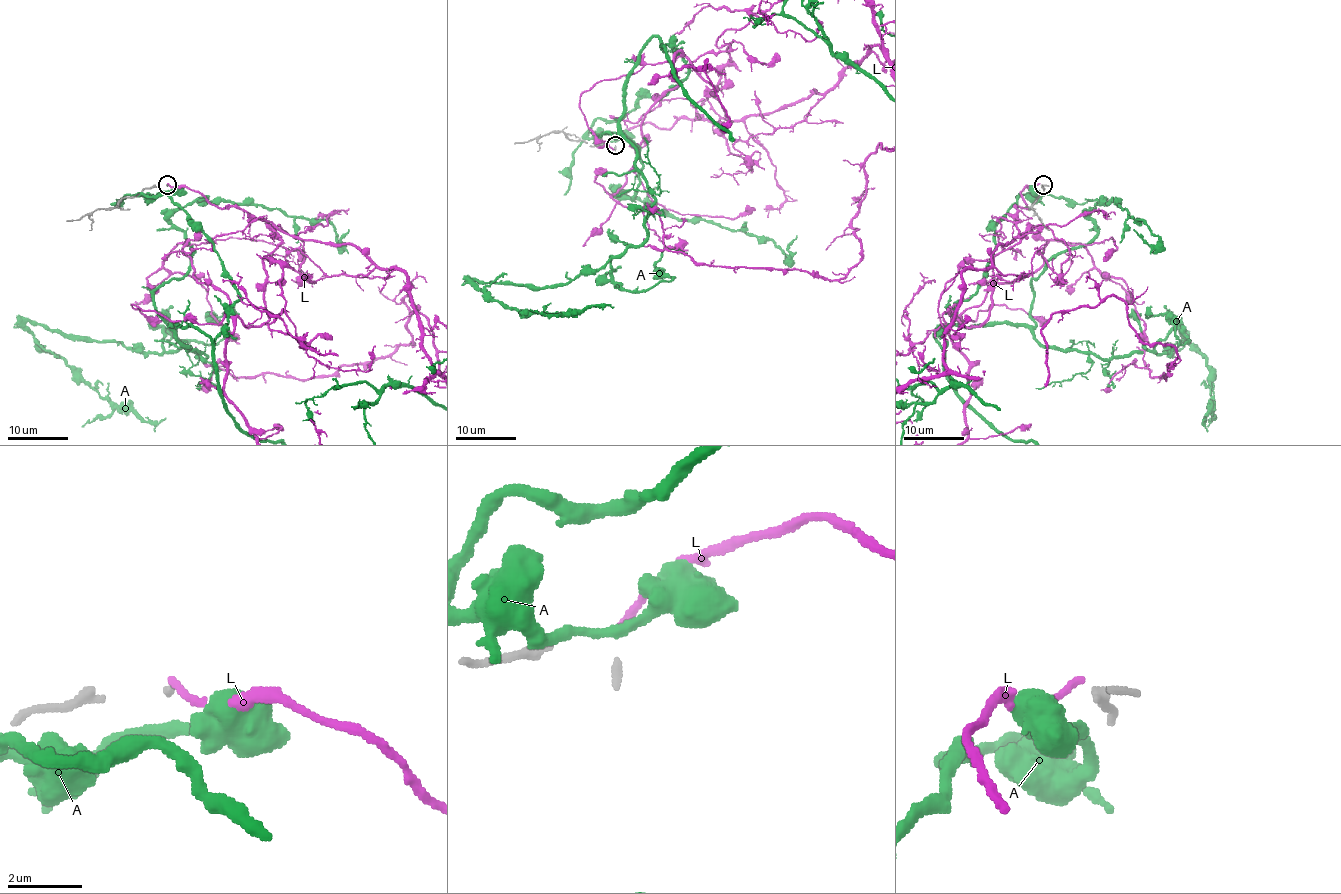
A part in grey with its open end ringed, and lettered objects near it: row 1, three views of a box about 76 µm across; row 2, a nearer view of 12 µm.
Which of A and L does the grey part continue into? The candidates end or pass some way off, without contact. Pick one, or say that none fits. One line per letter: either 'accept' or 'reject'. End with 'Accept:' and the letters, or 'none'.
A: reject
L: accept
Accept: L

